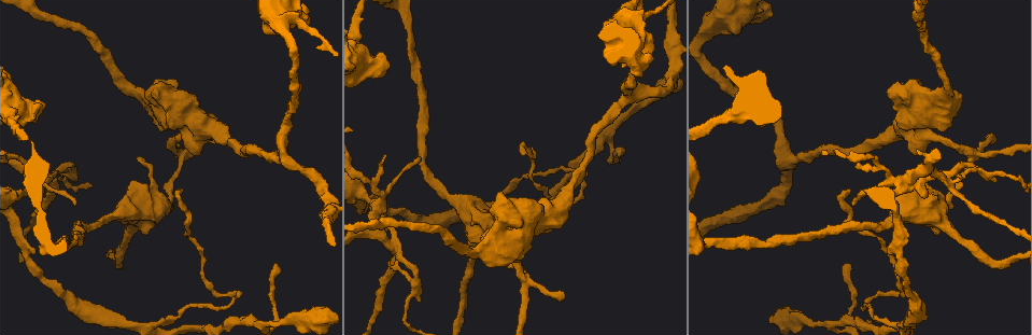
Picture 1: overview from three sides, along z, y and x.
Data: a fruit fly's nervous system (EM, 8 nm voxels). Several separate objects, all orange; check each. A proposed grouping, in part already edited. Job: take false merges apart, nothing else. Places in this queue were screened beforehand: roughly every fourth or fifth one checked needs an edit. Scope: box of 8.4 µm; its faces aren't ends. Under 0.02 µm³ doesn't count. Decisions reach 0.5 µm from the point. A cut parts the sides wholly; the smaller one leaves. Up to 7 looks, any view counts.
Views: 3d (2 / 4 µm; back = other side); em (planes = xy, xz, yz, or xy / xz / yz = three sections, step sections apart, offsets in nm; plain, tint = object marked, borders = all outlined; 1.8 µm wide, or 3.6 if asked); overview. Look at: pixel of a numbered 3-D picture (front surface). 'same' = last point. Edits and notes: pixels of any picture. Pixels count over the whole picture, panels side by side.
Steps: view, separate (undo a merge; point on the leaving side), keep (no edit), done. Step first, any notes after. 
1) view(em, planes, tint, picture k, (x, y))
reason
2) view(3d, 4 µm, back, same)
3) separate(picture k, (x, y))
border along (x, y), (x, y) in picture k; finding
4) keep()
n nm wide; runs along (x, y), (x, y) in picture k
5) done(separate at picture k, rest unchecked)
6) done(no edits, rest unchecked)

view(em, 3.6 µm, xy, step 8, tint, picture 1, (29, 113))
calibre changes

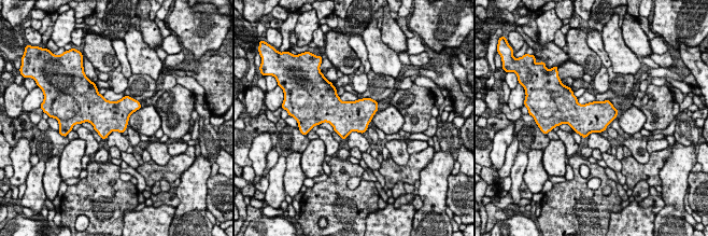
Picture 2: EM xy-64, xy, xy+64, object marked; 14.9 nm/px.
view(em, 3.6 µm, planes, tint, same)

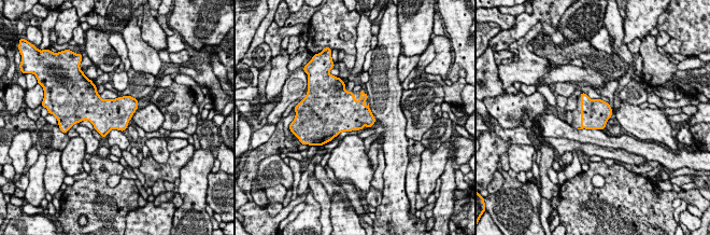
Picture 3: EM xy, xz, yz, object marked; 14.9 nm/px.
keep()
420 nm wide; one neuron here

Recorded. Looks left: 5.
view(em, xy, step 8, tint, picture 1, (974, 164))
sharp bend

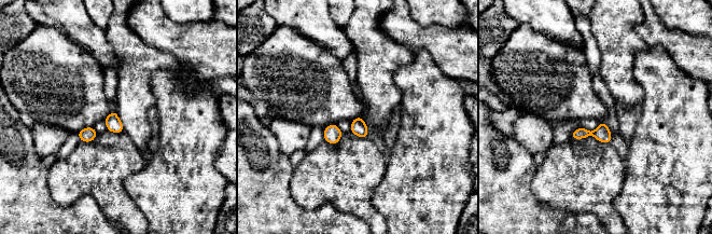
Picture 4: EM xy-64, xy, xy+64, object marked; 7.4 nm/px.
keep()
one neuron here

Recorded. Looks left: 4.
view(em, planes, plain, picture 1, (518, 274))
abrupt turn

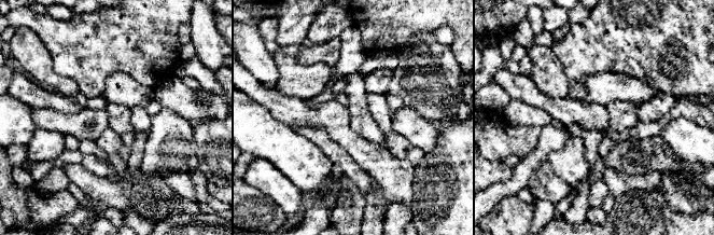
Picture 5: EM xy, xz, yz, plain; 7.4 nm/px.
view(em, planes, borders, same)
what lies round it

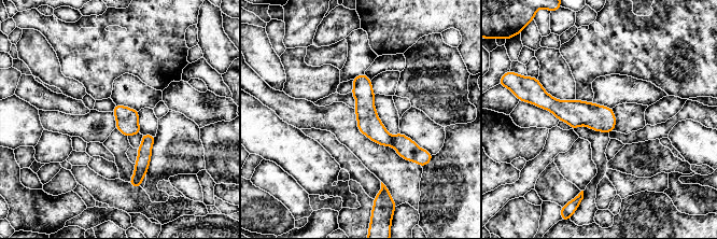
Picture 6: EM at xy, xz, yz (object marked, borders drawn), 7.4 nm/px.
separate(picture 6, (406, 148))
border along (393, 137), (391, 145) in picture 6; two neurons meet here

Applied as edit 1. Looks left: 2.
done(separate at picture 6, rest unchecked)

